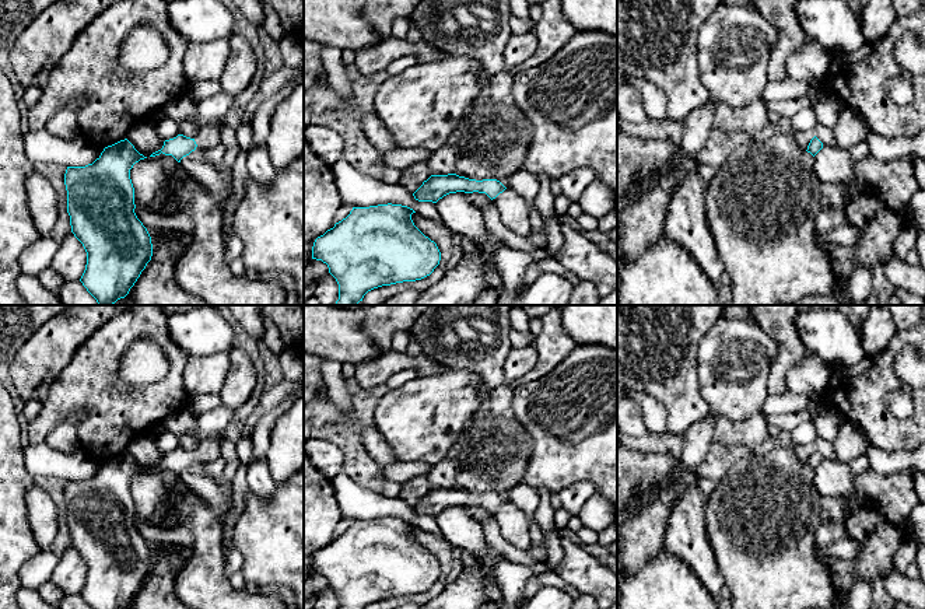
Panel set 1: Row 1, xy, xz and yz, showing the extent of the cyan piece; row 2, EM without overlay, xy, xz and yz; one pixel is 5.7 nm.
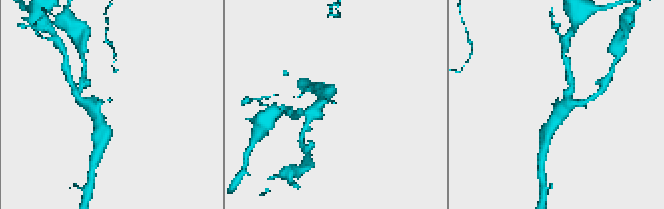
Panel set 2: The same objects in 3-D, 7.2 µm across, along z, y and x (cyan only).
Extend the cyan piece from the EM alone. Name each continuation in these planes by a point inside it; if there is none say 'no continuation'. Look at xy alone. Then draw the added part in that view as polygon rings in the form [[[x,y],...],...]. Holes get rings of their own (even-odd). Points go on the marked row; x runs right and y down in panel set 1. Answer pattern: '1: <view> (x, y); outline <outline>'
1: xy (209, 136); outline [[[203,126],[195,137],[195,141],[199,147],[214,147],[220,144],[220,129],[217,126]]]

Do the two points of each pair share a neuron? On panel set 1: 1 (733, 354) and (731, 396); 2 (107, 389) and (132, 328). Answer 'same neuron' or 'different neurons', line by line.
1: same neuron
2: same neuron

